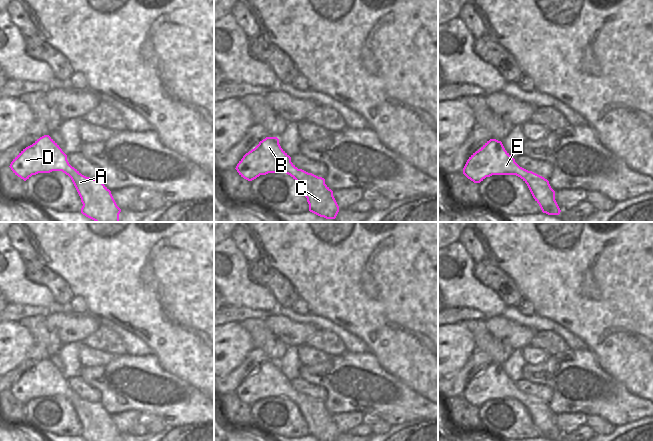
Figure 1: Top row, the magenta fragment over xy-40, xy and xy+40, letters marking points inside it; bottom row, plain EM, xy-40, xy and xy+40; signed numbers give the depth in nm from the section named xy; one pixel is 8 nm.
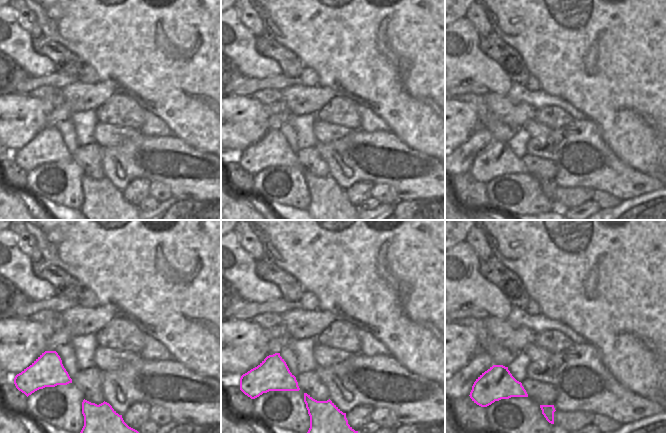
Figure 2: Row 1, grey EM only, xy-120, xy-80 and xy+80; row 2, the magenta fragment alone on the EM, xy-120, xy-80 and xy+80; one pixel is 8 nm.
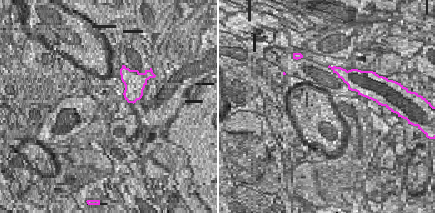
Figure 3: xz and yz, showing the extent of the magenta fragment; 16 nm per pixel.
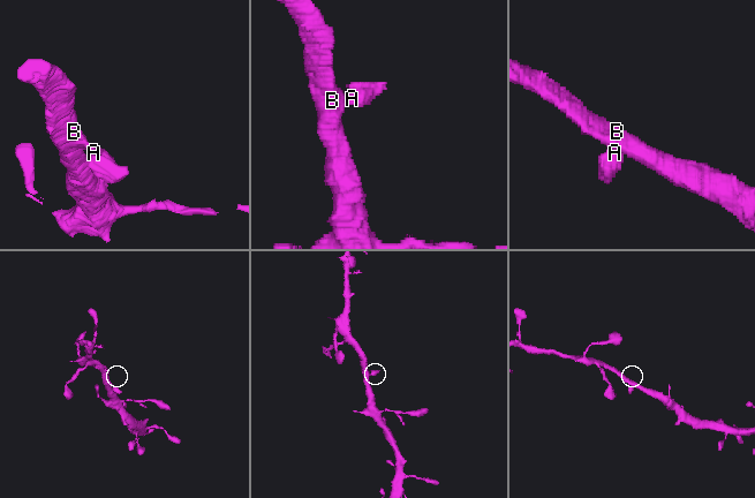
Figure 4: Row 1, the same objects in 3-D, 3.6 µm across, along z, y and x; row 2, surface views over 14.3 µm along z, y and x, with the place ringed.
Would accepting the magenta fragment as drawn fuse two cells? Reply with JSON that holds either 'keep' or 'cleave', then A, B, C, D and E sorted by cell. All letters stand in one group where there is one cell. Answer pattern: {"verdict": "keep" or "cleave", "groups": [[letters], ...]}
{"verdict": "keep", "groups": [["A", "B", "C", "D", "E"]]}

